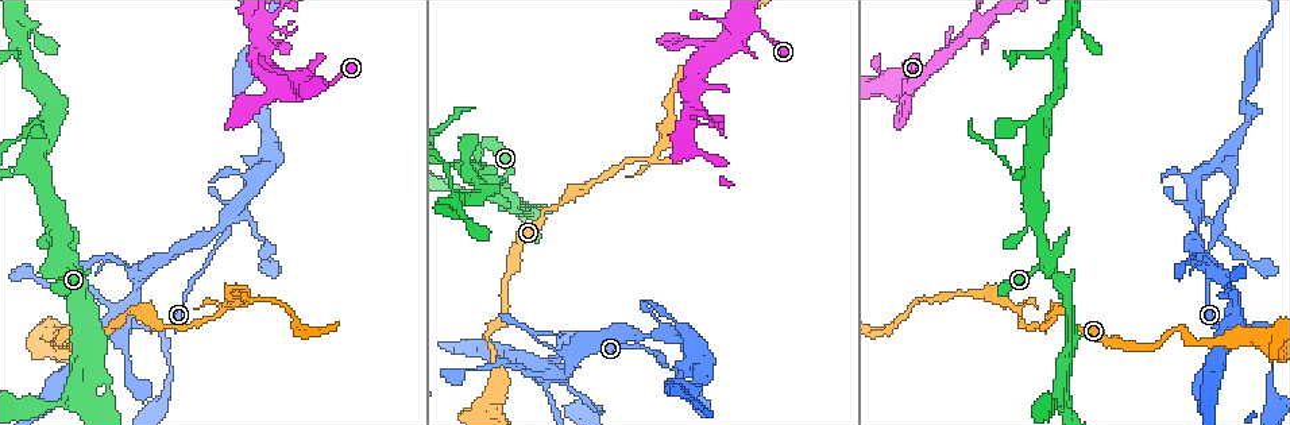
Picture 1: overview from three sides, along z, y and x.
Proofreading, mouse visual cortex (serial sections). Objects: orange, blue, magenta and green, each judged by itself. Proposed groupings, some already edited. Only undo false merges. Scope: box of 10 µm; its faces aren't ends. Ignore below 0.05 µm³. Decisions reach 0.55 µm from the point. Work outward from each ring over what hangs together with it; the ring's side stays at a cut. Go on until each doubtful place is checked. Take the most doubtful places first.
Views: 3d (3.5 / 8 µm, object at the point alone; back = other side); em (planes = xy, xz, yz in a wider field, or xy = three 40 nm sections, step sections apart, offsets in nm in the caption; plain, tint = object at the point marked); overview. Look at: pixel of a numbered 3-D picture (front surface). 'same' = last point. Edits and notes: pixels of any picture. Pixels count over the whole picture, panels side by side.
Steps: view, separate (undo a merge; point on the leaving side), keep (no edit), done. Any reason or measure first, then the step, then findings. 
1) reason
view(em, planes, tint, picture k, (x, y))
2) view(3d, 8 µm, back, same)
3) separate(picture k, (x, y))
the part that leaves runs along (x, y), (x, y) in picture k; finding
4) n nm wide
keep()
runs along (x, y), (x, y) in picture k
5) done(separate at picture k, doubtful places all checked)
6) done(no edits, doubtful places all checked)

thin arm on a thick one
view(3d, 3.5 µm, picture 1, (693, 365))

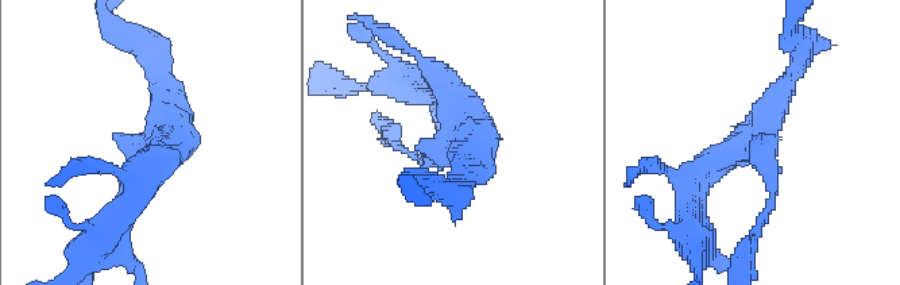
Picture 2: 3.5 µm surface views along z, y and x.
view(em, planes, tint, picture 2, (451, 146))

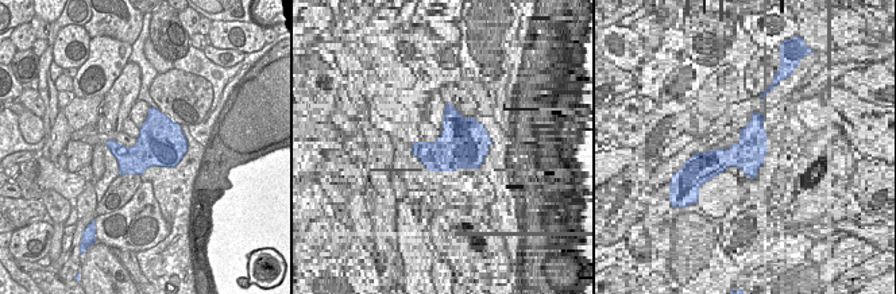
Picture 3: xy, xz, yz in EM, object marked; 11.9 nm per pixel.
keep()
runs along (401, 149), (455, 142), (443, 80) in picture 2; all the same cell

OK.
view(3d, 3.5 µm, picture 1, (978, 31))

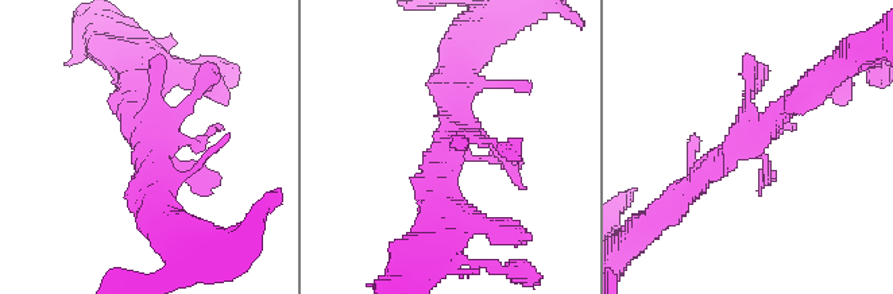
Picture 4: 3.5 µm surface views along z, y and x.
shape alone is not enough
view(em, xy, step 1, plain, picture 4, (149, 137))

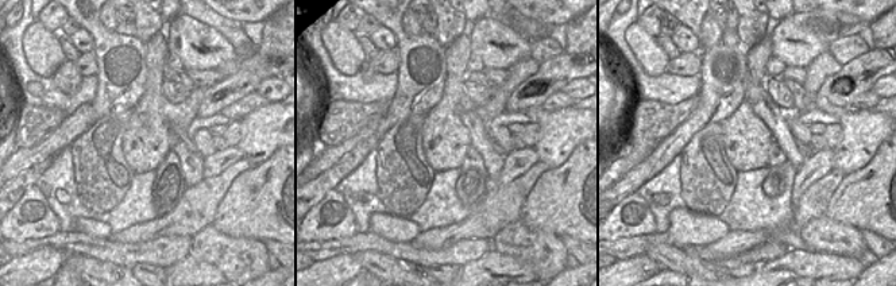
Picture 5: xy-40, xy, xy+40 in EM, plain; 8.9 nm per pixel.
view(em, xy, step 1, tint, same)

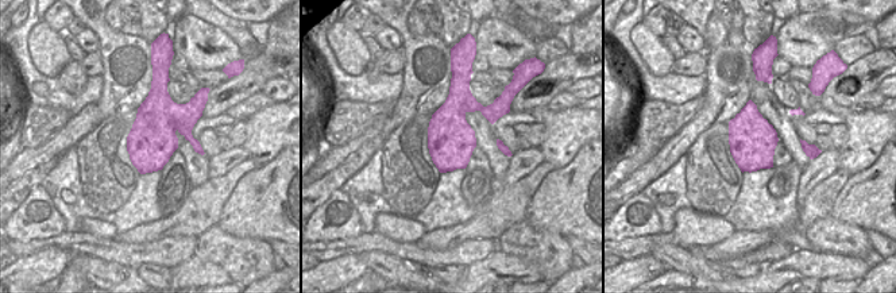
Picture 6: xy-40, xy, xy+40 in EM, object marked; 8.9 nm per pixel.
keep()
runs along (677, 197), (812, 85) in picture 4; one cell here

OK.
thin arm on a thick one
view(em, xy, step 1, tint, picture 1, (39, 169))

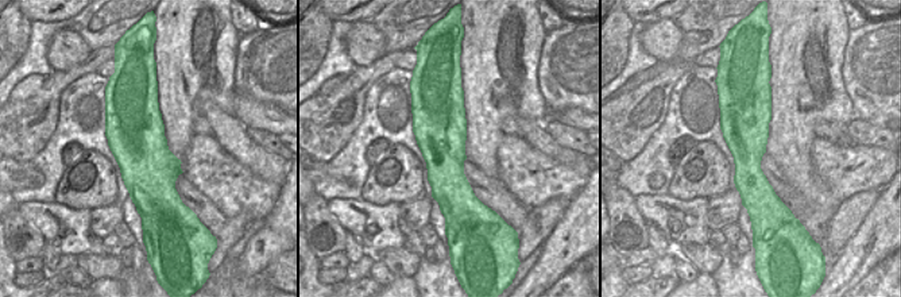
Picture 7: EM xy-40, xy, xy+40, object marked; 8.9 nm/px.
view(3d, 3.5 µm, back, same)

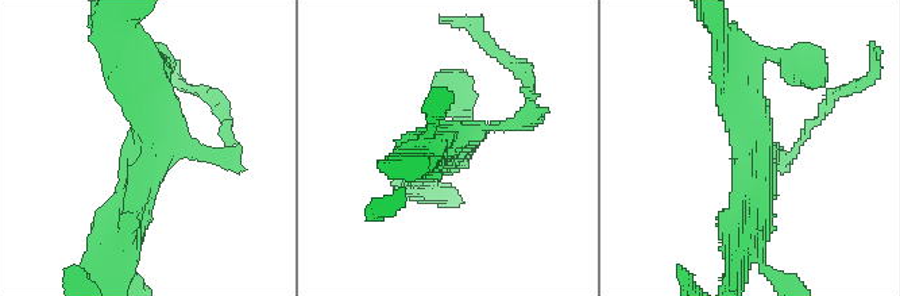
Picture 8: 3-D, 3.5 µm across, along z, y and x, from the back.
3 arms; arms of 150, 400, 400 nm
keep()
runs along (123, 234), (149, 172), (149, 64) in picture 8; continuous, no second cell

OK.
thin arm on a thick one
view(3d, 3.5 µm, picture 1, (1233, 314))

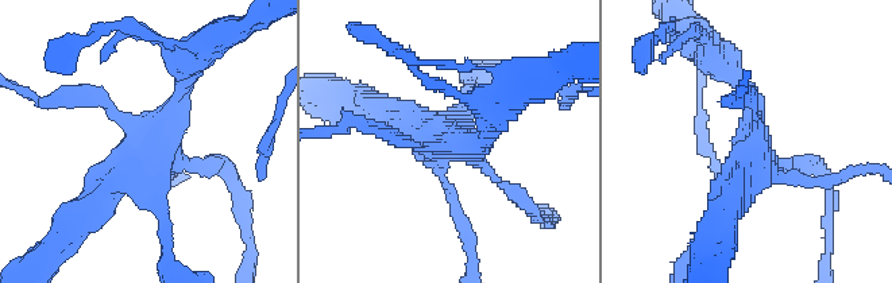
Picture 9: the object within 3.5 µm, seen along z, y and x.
view(em, planes, tint, picture 9, (161, 142))

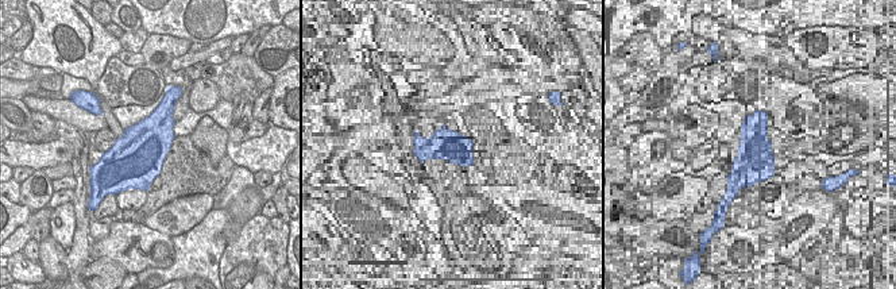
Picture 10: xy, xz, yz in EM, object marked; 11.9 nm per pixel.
keep()
runs along (189, 66), (163, 144), (93, 202) in picture 9; continuous, no second cell

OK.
done(no edits, doubtful places all checked)

